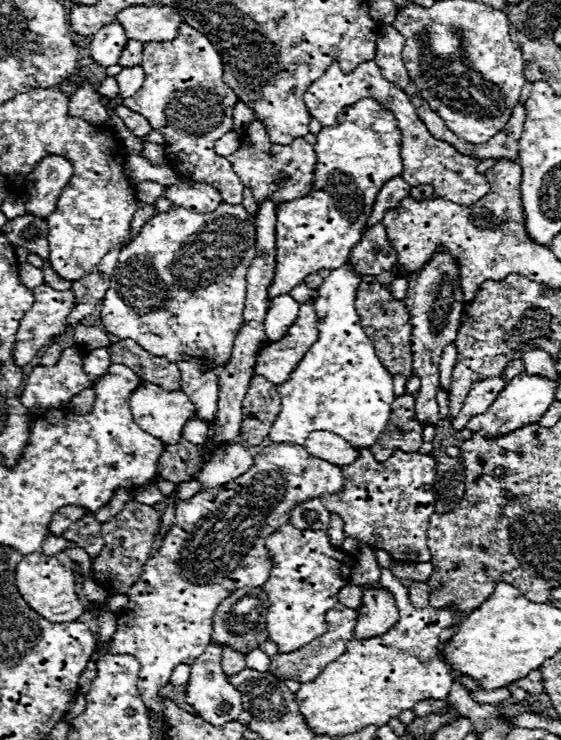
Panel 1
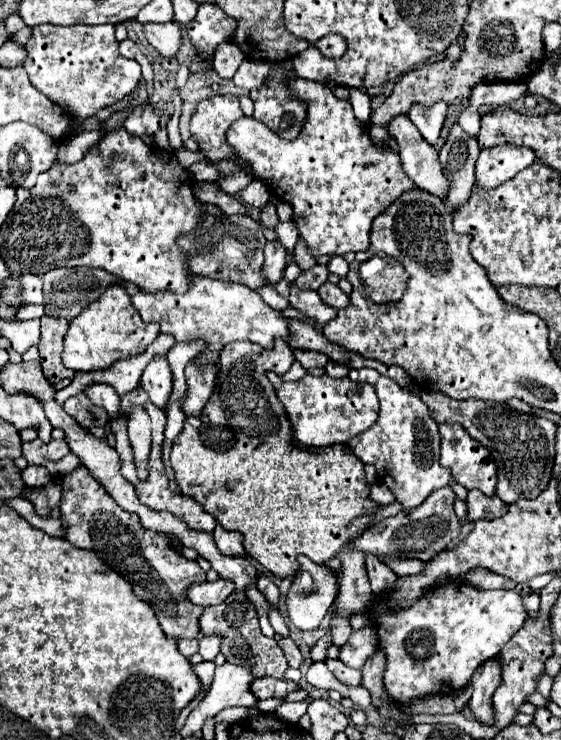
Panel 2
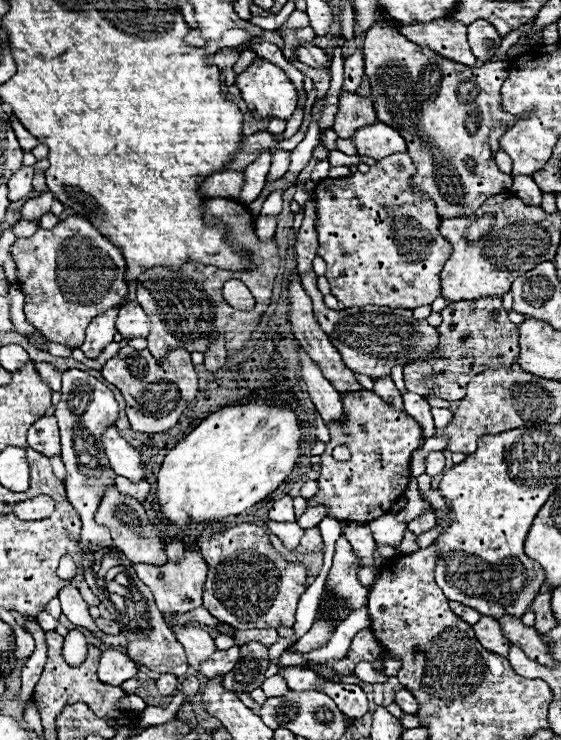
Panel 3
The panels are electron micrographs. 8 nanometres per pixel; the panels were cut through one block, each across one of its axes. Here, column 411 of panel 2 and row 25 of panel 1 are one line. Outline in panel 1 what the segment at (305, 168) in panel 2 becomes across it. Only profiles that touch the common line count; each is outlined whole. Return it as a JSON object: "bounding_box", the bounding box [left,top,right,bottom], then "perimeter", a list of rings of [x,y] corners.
{"bounding_box":[122,22,244,206],"perimeter":[[[184,22],[180,24],[180,32],[172,42],[144,42],[144,56],[142,56],[140,66],[144,66],[144,74],[146,74],[144,86],[132,98],[126,98],[122,104],[128,106],[130,110],[136,110],[144,118],[148,118],[150,126],[154,130],[160,130],[160,134],[164,134],[164,140],[166,140],[164,148],[168,154],[168,164],[172,168],[176,168],[178,172],[182,172],[186,178],[194,182],[216,186],[216,190],[224,194],[224,202],[232,206],[242,204],[244,186],[240,178],[232,170],[230,162],[214,152],[214,142],[222,138],[226,132],[230,132],[234,126],[232,112],[234,112],[234,104],[238,102],[238,96],[234,94],[232,88],[228,88],[222,82],[224,64],[222,64],[220,54],[212,46],[212,42],[202,32],[194,30],[192,26]]]}

